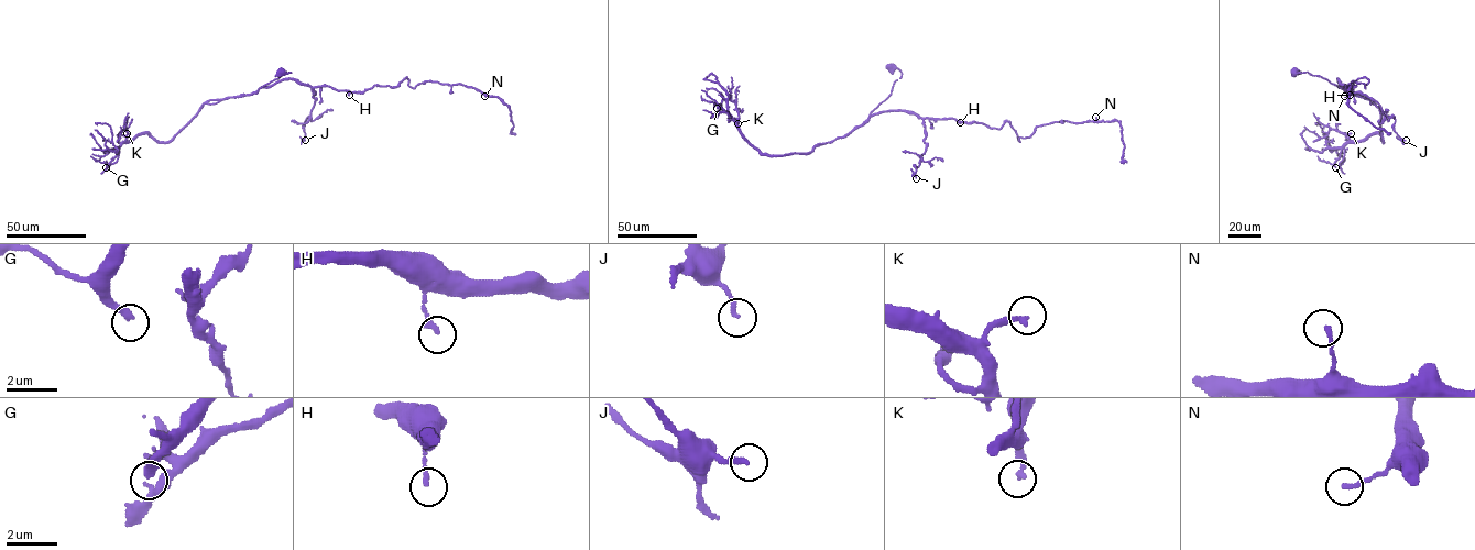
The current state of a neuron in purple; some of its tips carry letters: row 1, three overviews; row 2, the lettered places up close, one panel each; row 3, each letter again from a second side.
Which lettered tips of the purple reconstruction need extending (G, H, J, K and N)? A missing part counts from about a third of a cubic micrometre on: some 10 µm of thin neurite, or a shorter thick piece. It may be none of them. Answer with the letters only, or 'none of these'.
G

